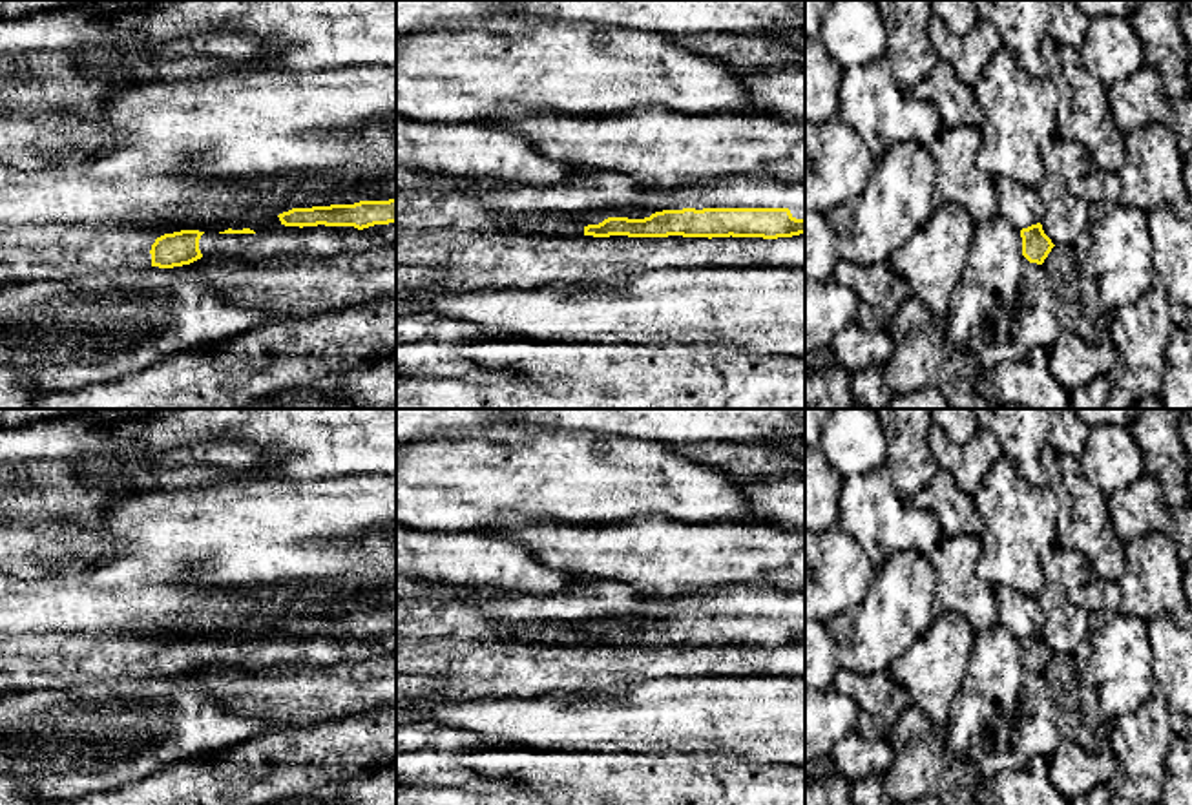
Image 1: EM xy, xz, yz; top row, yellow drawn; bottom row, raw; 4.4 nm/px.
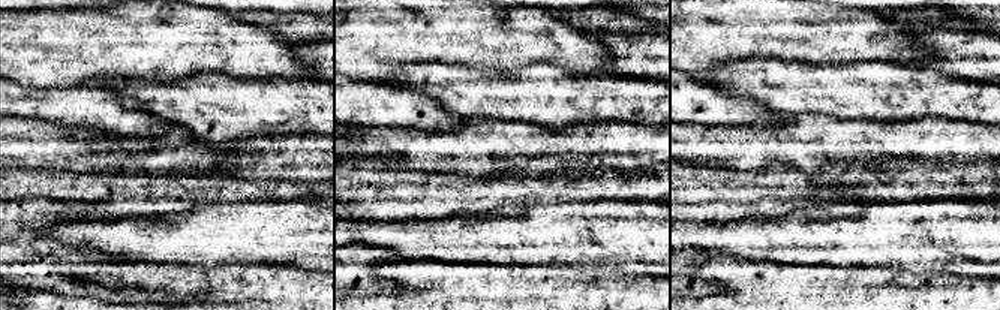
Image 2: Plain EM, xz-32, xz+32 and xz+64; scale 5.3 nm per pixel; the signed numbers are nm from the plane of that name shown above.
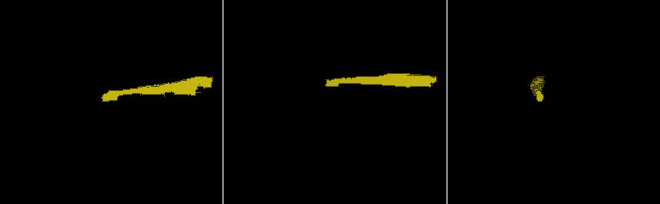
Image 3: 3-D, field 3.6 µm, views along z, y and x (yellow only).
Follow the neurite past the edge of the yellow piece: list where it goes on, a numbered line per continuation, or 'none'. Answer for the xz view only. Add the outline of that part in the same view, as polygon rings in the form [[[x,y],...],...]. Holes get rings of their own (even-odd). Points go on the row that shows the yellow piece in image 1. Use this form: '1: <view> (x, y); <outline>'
1: xz (552, 209); [[[586,170],[546,186],[458,179],[431,193],[436,199],[455,190],[487,204],[513,230],[562,237],[584,235],[577,215],[595,208],[789,208],[792,217],[805,219],[805,183],[776,179],[727,177],[661,190],[641,186],[626,173]]]

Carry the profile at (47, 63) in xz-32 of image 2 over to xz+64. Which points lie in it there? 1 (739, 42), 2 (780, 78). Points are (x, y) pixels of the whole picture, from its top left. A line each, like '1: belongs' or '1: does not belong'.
1: belongs
2: does not belong

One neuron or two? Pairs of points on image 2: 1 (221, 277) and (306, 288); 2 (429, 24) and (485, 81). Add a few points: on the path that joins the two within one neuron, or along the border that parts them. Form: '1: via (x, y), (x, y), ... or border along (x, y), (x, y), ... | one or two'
1: via (242, 288), (285, 288) | one
2: border along (437, 62), (476, 69), (505, 71) | two

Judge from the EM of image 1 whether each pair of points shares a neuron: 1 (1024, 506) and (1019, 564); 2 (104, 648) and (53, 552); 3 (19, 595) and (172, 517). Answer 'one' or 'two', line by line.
1: one
2: two
3: two

